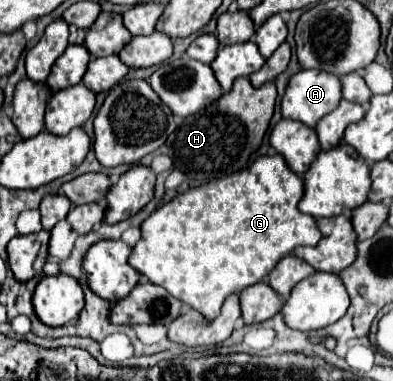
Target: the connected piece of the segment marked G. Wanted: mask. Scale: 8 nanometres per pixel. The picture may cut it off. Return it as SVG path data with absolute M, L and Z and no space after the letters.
M281 155L259 157L251 167L235 175L189 189L187 193L161 205L141 225L141 239L133 247L129 263L151 283L163 285L173 297L191 305L207 319L213 319L221 313L221 305L227 295L241 293L245 287L263 281L281 257L289 255L295 247L319 243L321 233L317 229L317 221L297 209L303 193L303 179L287 167Z

